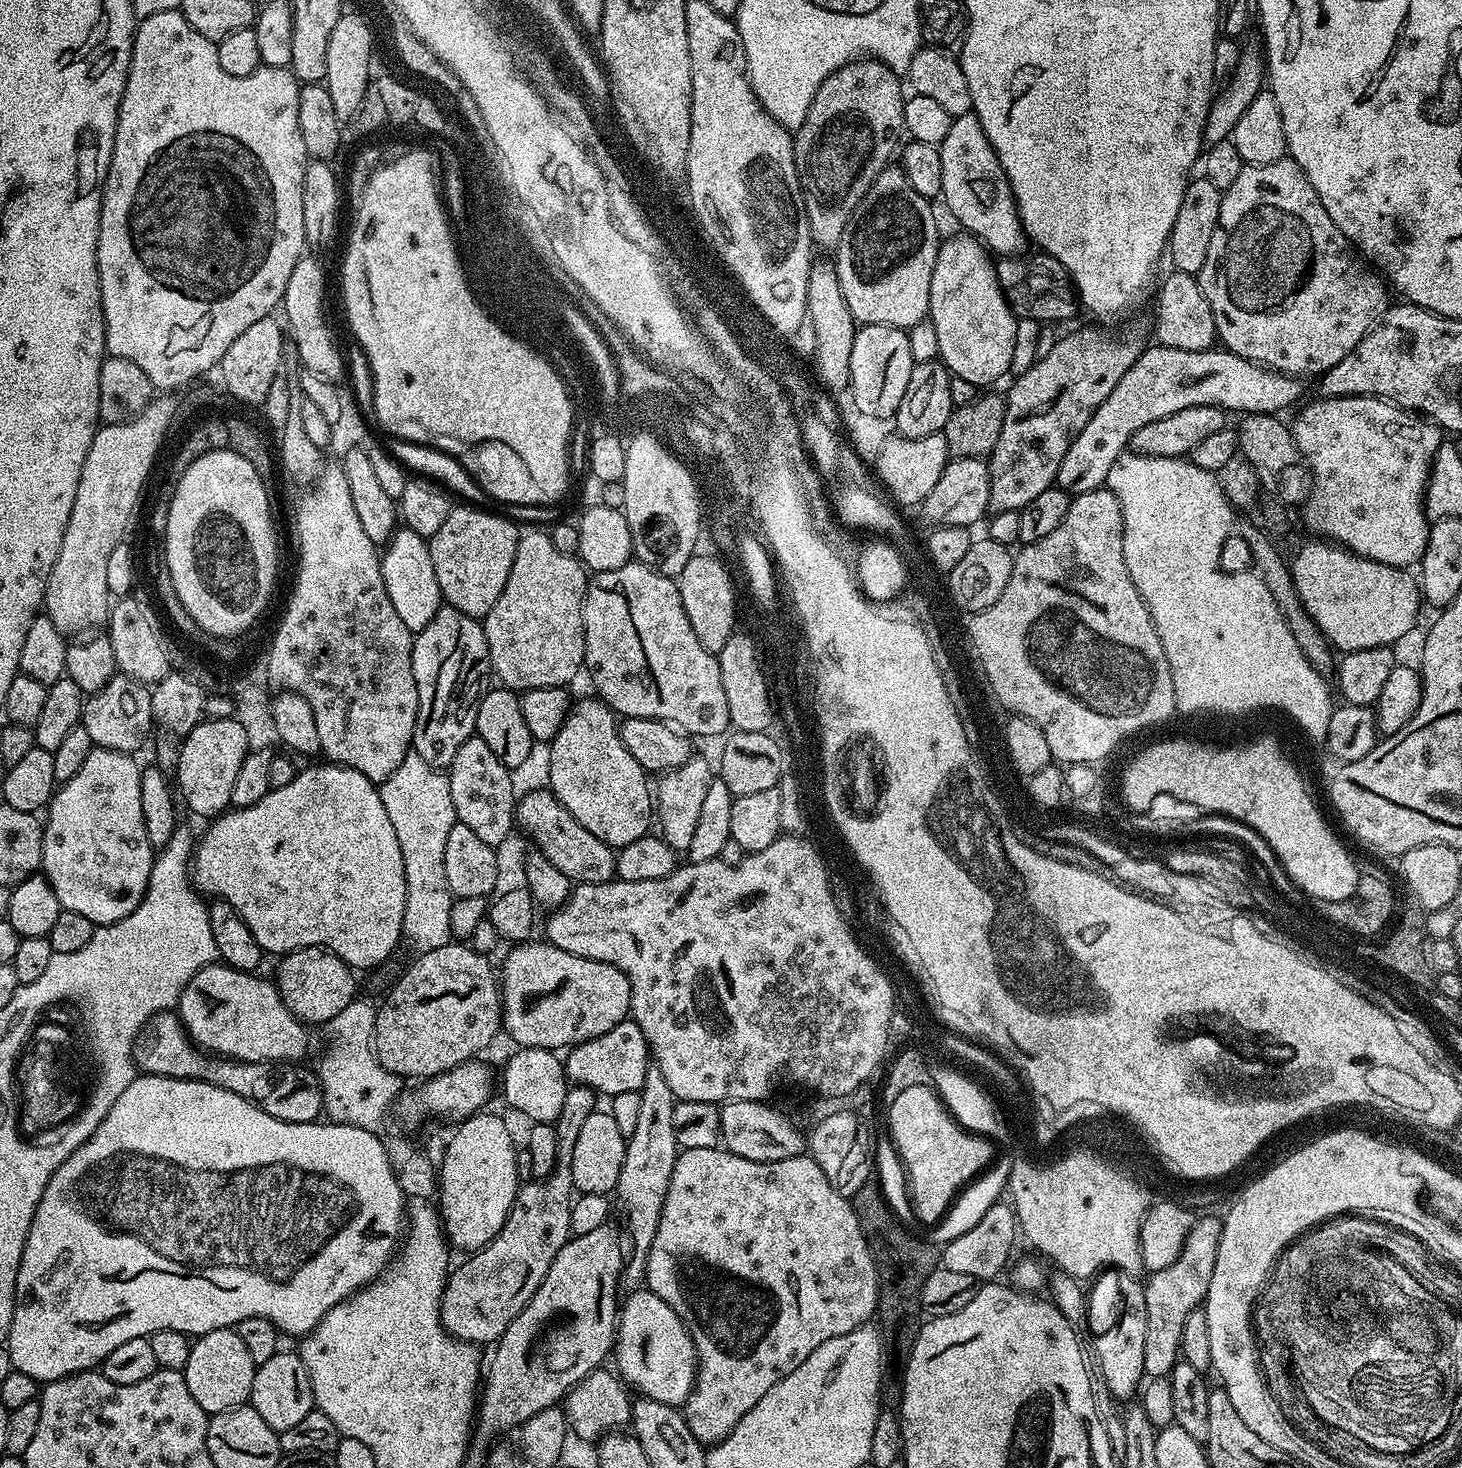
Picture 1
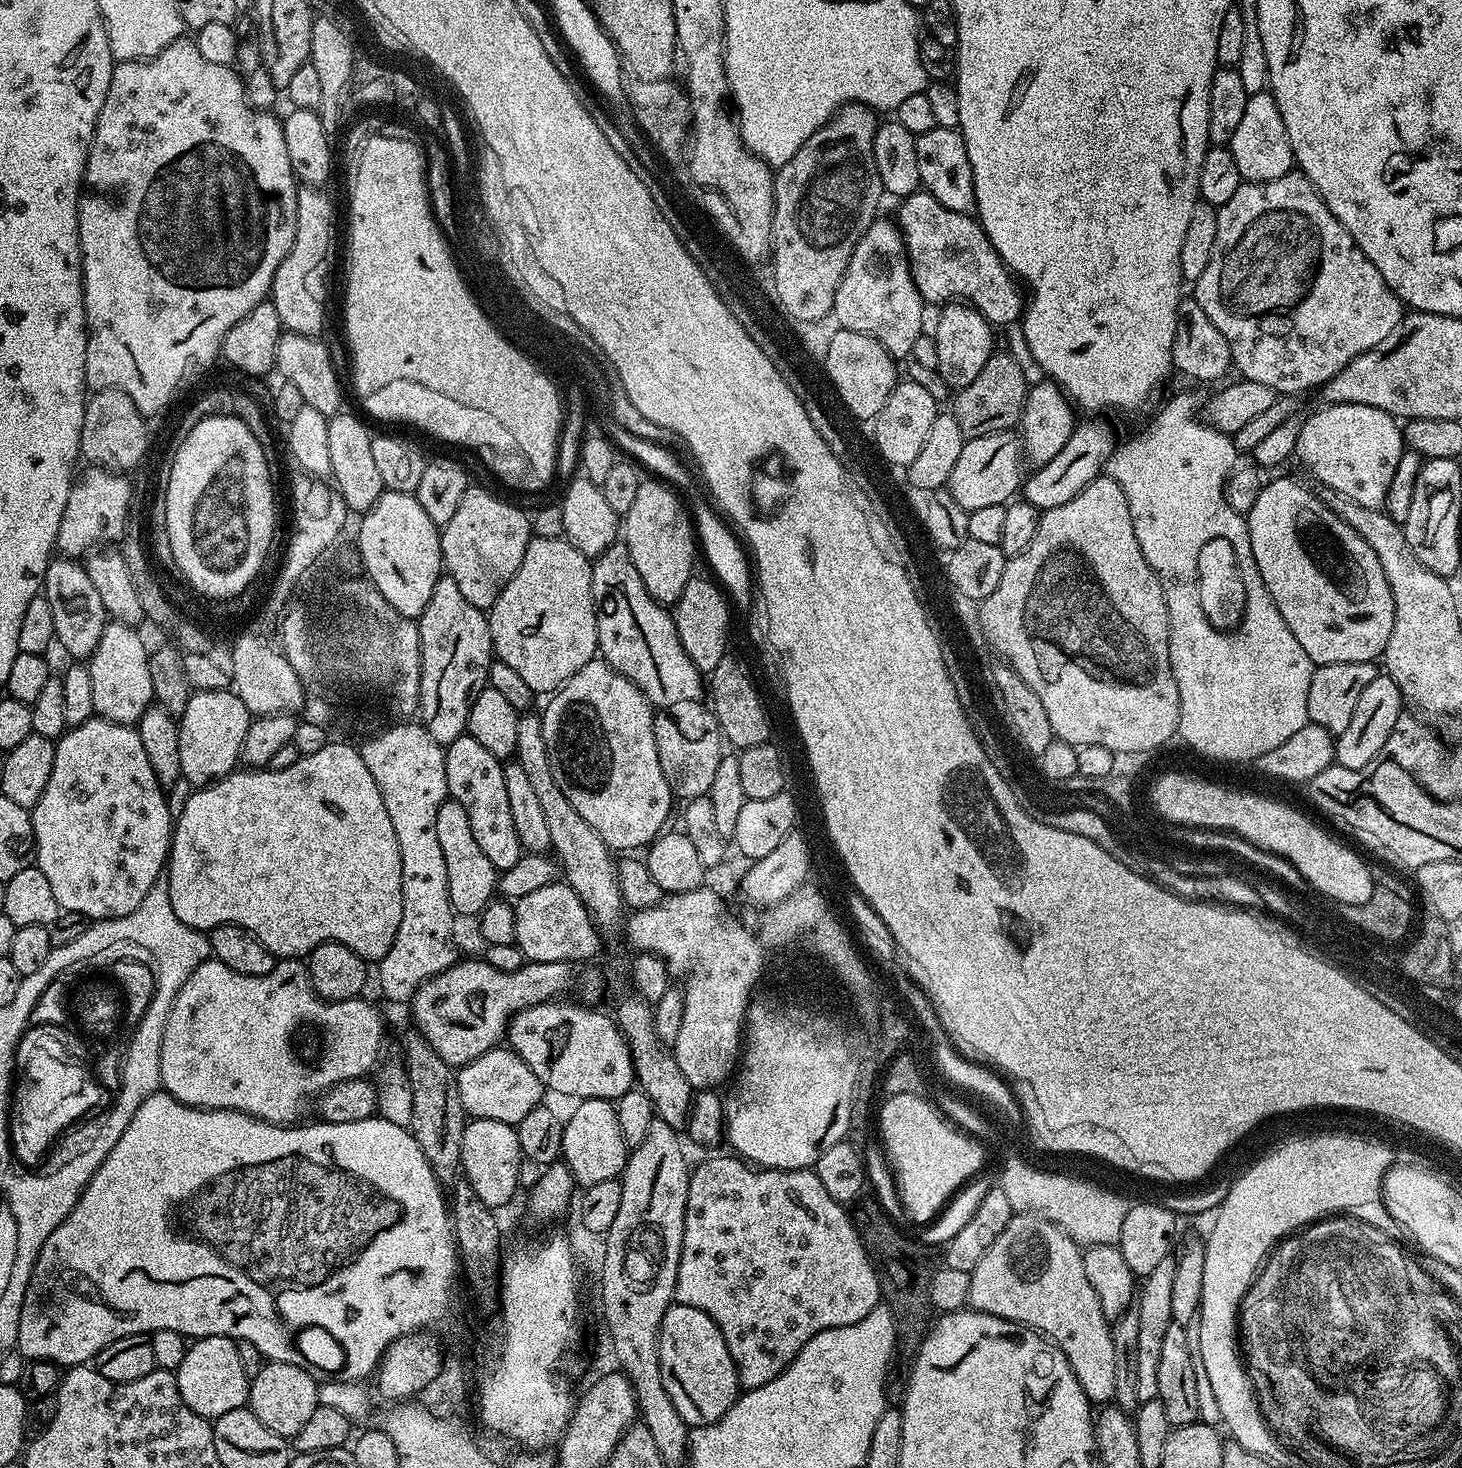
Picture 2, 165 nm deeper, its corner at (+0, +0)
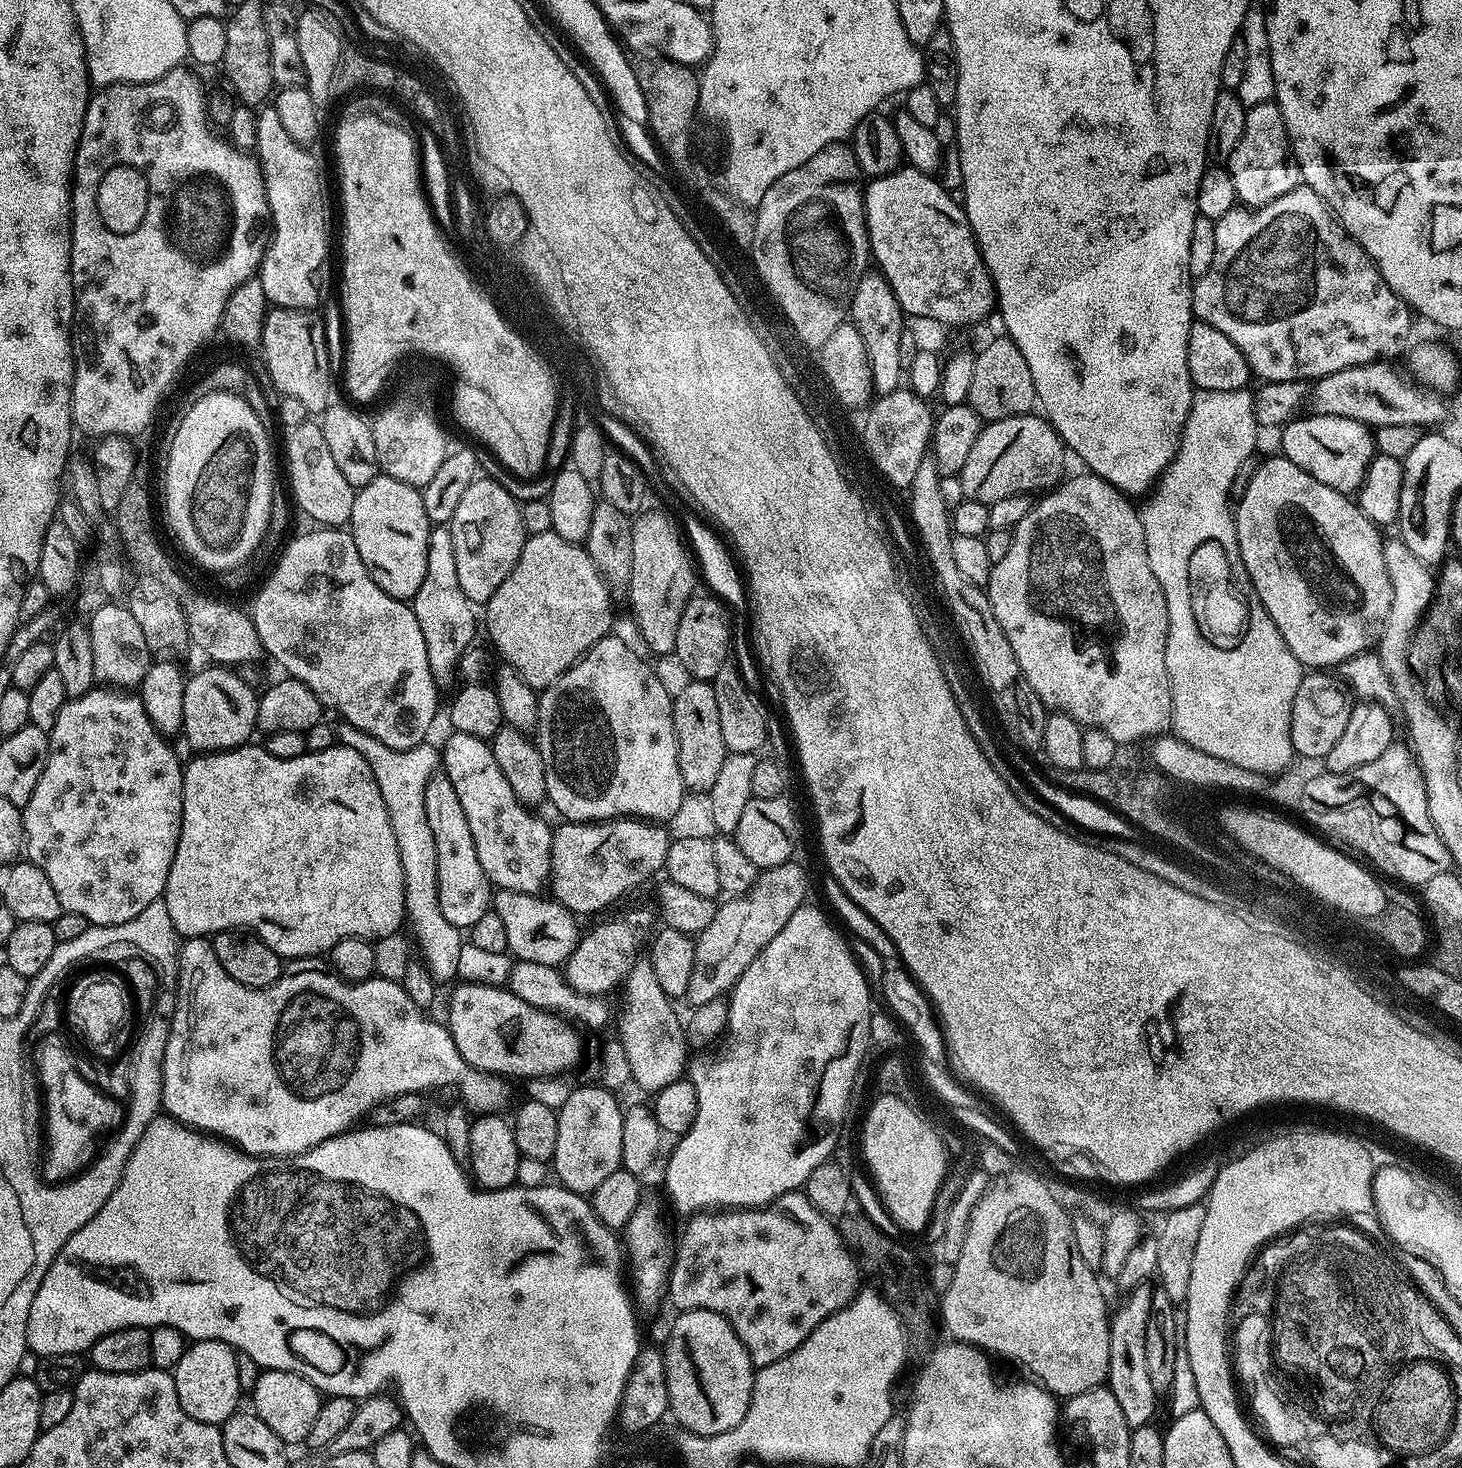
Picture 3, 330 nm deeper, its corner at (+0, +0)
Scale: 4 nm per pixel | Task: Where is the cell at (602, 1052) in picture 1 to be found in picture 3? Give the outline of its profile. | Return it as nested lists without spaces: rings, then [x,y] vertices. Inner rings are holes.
[[[467,982],[456,986],[448,1004],[446,1027],[458,1054],[473,1070],[501,1077],[556,1078],[579,1062],[580,1036],[563,1015],[530,1006],[504,986]]]

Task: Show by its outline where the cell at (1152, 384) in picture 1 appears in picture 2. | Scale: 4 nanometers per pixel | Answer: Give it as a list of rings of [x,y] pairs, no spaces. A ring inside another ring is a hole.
[[[1088,418],[1088,421],[1077,423],[1076,429],[1070,434],[1066,445],[1042,467],[1035,469],[1032,475],[1022,484],[1022,496],[1028,504],[1032,504],[1040,511],[1053,509],[1070,498],[1078,495],[1090,481],[1105,471],[1109,458],[1114,451],[1112,444],[1112,428],[1103,424],[1103,419]]]

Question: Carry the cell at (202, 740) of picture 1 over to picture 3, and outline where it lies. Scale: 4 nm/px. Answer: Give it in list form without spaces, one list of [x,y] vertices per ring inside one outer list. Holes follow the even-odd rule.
[[[211,666],[204,668],[197,676],[189,675],[184,686],[184,726],[182,729],[183,739],[188,739],[188,744],[200,754],[214,752],[226,752],[229,748],[239,748],[253,739],[252,732],[257,731],[256,726],[256,702],[258,699],[257,689],[252,689],[238,671],[228,666]]]

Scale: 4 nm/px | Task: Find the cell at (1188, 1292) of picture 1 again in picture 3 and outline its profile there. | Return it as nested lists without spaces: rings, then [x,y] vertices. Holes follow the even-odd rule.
[[[1145,1282],[1124,1296],[1124,1305],[1110,1316],[1110,1366],[1106,1387],[1118,1398],[1118,1406],[1126,1417],[1131,1429],[1153,1423],[1158,1393],[1150,1383],[1150,1373],[1146,1367],[1146,1322],[1150,1322],[1150,1302],[1153,1285]]]

